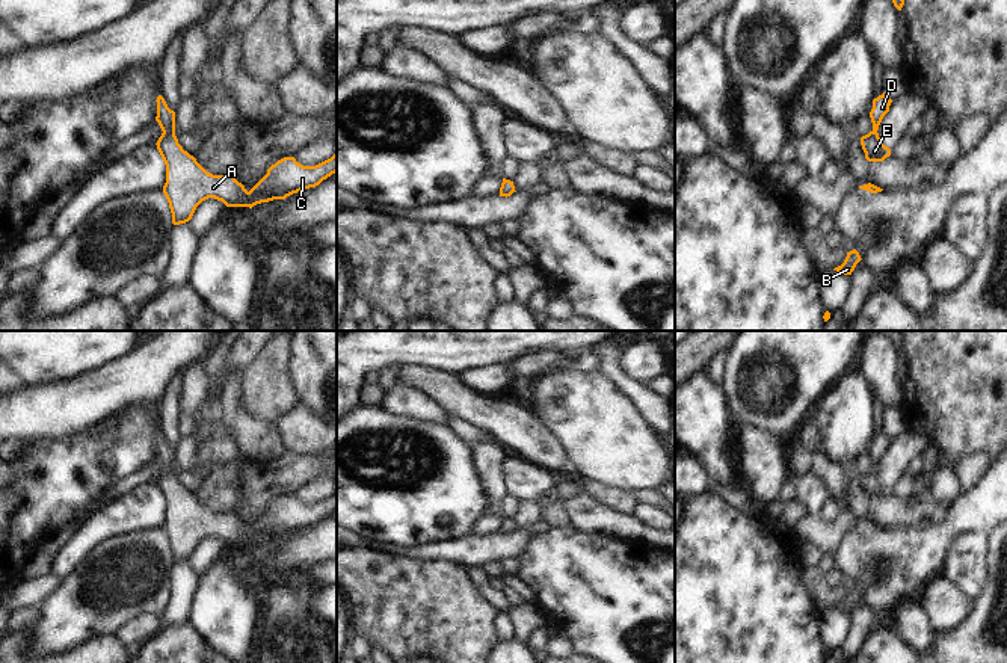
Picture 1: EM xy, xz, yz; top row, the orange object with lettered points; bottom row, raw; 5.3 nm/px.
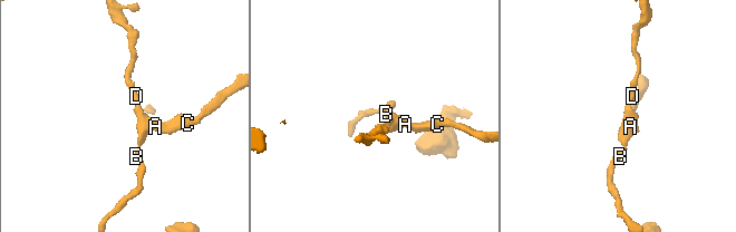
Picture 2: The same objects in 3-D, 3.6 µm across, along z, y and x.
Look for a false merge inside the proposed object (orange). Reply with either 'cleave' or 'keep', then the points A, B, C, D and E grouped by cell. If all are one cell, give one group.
keep | A B C D E

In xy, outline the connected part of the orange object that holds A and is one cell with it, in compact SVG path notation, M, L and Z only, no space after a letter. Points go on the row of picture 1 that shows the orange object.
M162 95L156 101L156 121L163 131L156 145L166 165L163 193L174 225L189 222L196 207L208 198L222 201L226 207L252 208L316 187L337 172L337 151L316 166L303 166L294 157L284 157L248 192L233 175L213 175L184 151L175 136L175 112L168 107Z

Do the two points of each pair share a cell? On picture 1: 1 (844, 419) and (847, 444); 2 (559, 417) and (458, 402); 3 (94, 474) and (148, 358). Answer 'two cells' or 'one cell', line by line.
1: one cell
2: two cells
3: two cells

